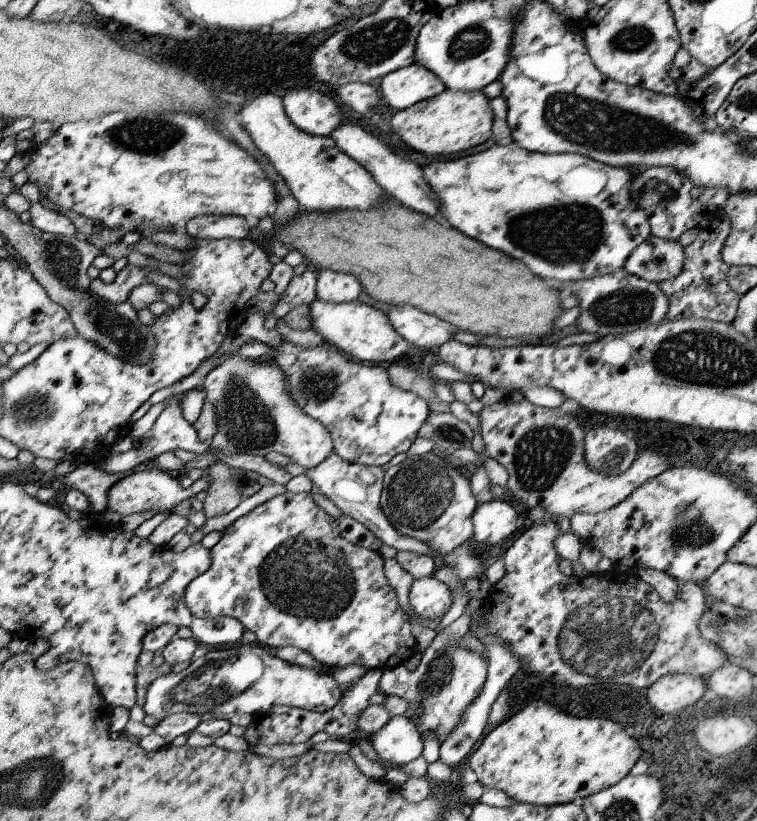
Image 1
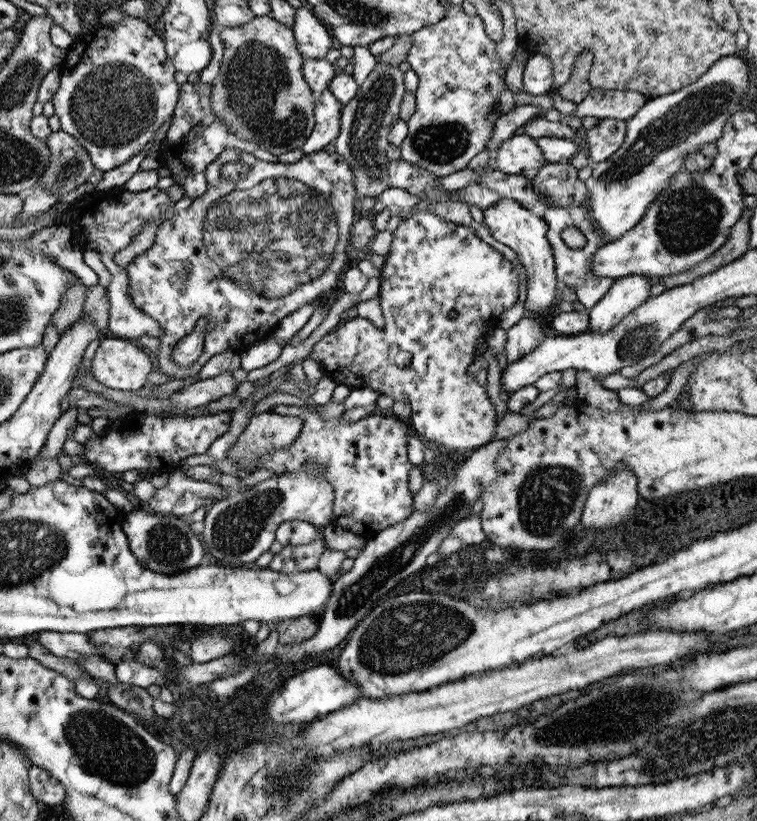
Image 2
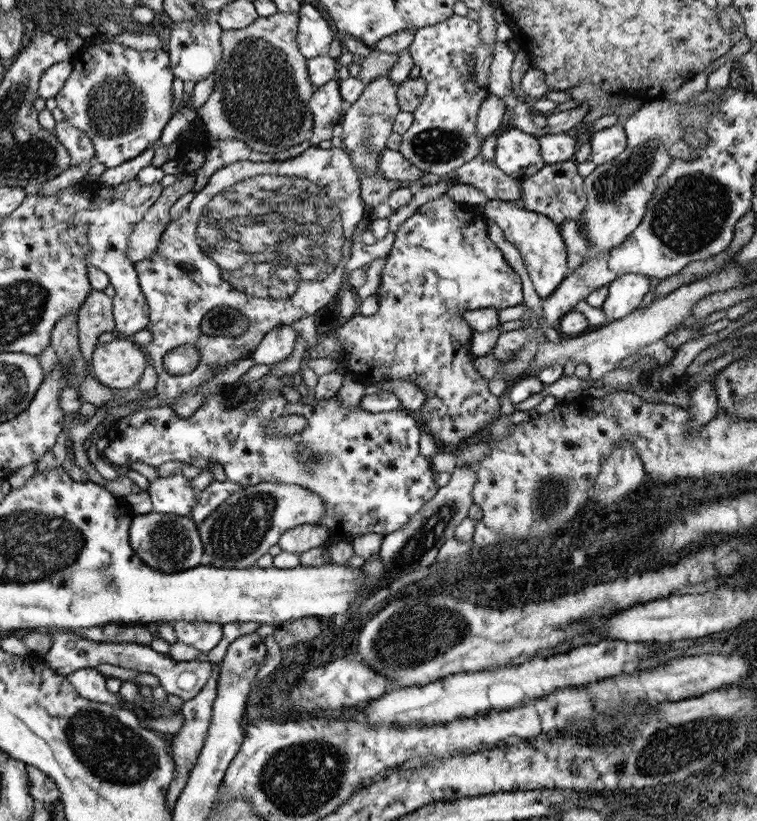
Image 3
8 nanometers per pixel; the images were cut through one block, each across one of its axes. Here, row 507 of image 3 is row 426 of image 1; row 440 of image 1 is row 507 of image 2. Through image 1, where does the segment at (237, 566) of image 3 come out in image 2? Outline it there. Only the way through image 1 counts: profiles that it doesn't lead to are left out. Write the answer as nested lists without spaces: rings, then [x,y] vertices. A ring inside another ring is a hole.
[[[291,472],[273,476],[249,488],[247,492],[231,492],[229,498],[211,506],[203,520],[201,542],[205,554],[215,560],[221,568],[239,568],[243,564],[257,562],[257,558],[269,550],[275,540],[275,530],[281,522],[303,520],[315,528],[325,528],[331,518],[333,502],[331,484],[313,472]]]

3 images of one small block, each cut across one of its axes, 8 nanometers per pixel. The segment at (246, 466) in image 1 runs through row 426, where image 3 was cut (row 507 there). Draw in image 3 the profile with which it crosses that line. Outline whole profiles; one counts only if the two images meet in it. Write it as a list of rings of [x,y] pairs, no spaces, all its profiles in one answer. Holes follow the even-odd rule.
[[[177,474],[169,478],[151,480],[149,500],[151,500],[151,512],[185,518],[195,508],[197,496],[195,496],[195,490],[191,488],[191,480]]]

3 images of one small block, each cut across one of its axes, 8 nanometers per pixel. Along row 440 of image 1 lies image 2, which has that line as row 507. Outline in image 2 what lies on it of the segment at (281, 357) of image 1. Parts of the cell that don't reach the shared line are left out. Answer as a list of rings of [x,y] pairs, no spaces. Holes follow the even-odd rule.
[[[275,406],[271,412],[279,416],[301,416],[307,420],[289,448],[277,448],[275,452],[261,456],[255,464],[245,460],[231,462],[233,468],[243,470],[245,474],[251,470],[269,470],[275,476],[313,472],[325,478],[335,496],[331,502],[331,522],[341,524],[347,532],[367,540],[373,540],[381,530],[387,530],[413,514],[413,496],[407,486],[407,476],[413,468],[407,460],[407,440],[413,436],[413,430],[407,420],[399,420],[387,412],[355,422],[341,420],[341,416],[323,420],[317,412],[307,410],[305,406]],[[309,464],[313,464],[313,470],[309,470]]]

